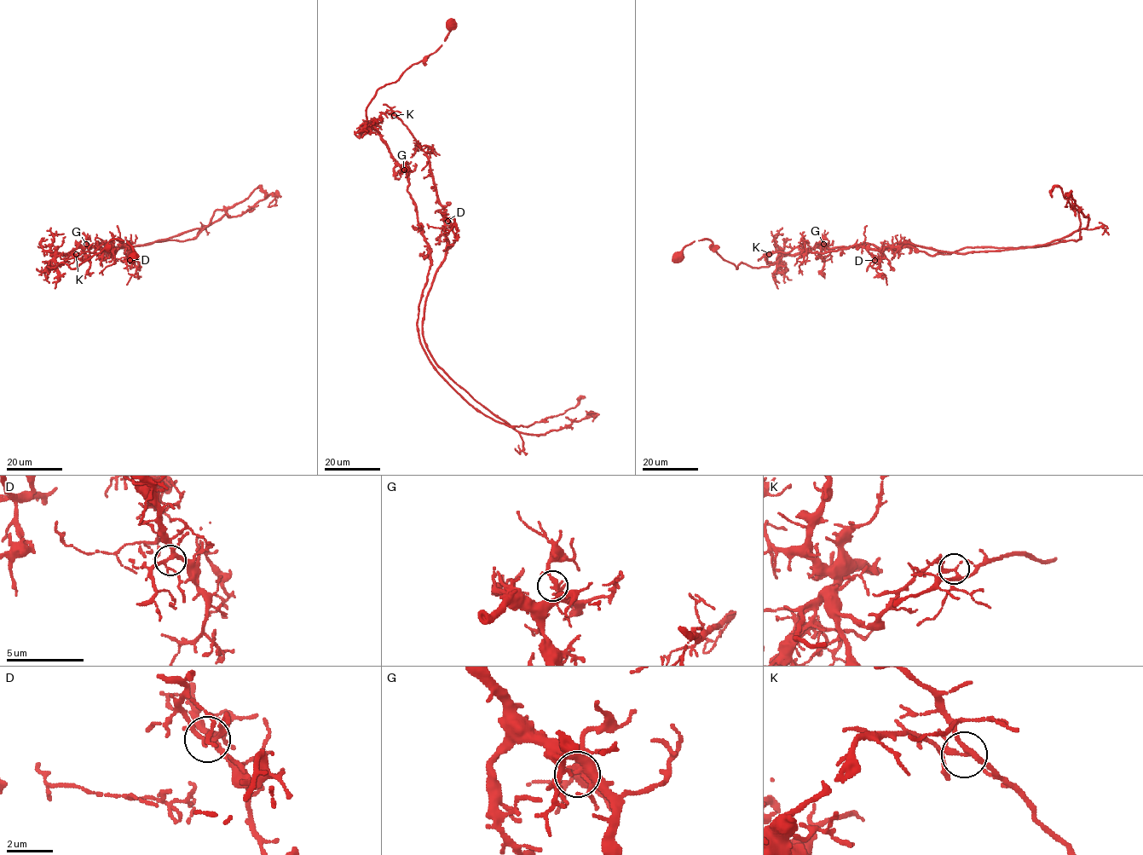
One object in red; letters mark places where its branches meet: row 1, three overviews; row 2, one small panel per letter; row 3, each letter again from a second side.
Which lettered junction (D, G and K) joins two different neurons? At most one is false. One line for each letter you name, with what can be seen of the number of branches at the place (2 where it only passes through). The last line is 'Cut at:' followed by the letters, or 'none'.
K: Branches: 4
Cut at: K

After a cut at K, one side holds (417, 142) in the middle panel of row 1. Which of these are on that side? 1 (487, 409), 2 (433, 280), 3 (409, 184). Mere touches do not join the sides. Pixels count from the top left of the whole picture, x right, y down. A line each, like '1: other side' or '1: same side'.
1: same side
2: same side
3: other side

